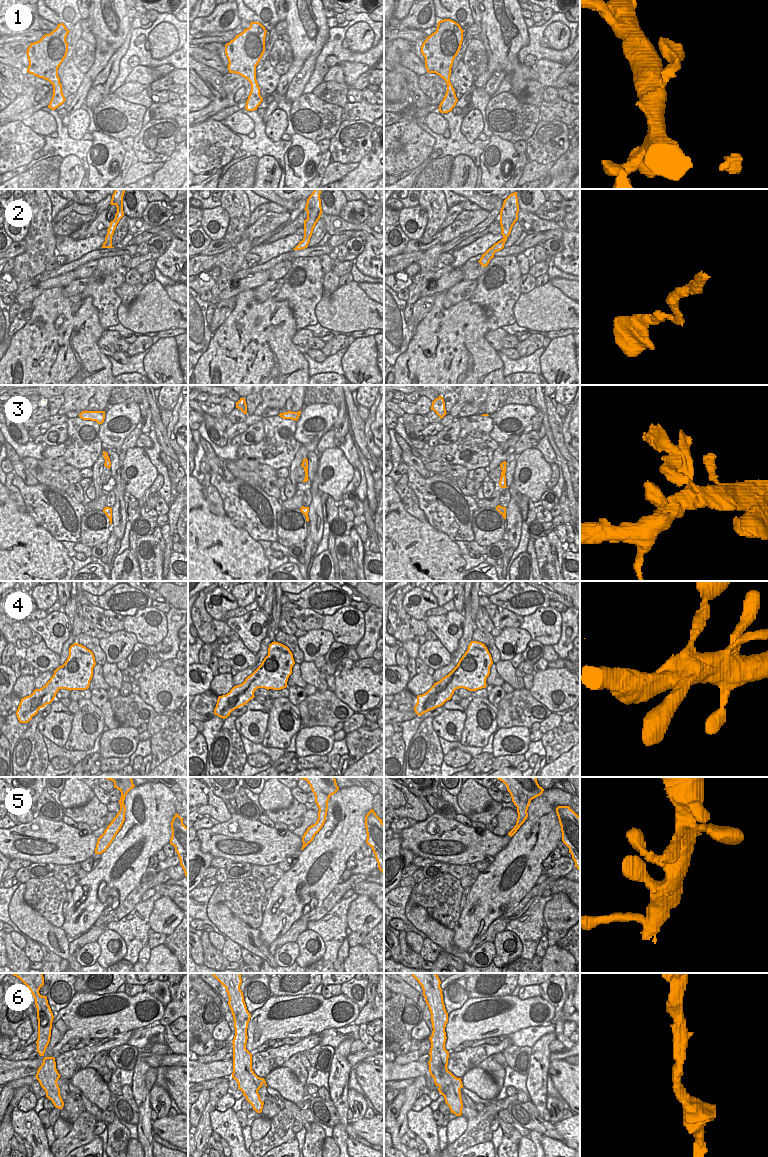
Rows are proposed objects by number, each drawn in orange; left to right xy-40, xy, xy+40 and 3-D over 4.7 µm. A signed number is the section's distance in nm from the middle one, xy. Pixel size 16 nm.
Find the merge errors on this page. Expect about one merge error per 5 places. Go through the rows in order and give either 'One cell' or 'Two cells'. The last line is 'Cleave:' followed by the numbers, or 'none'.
1: One cell
2: One cell
3: Two cells
4: One cell
5: One cell
6: One cell
Cleave: 3

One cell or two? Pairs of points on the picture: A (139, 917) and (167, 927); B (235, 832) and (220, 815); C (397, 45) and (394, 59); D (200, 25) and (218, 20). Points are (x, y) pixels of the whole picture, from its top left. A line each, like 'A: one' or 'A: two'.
A: two
B: two
C: one
D: one

